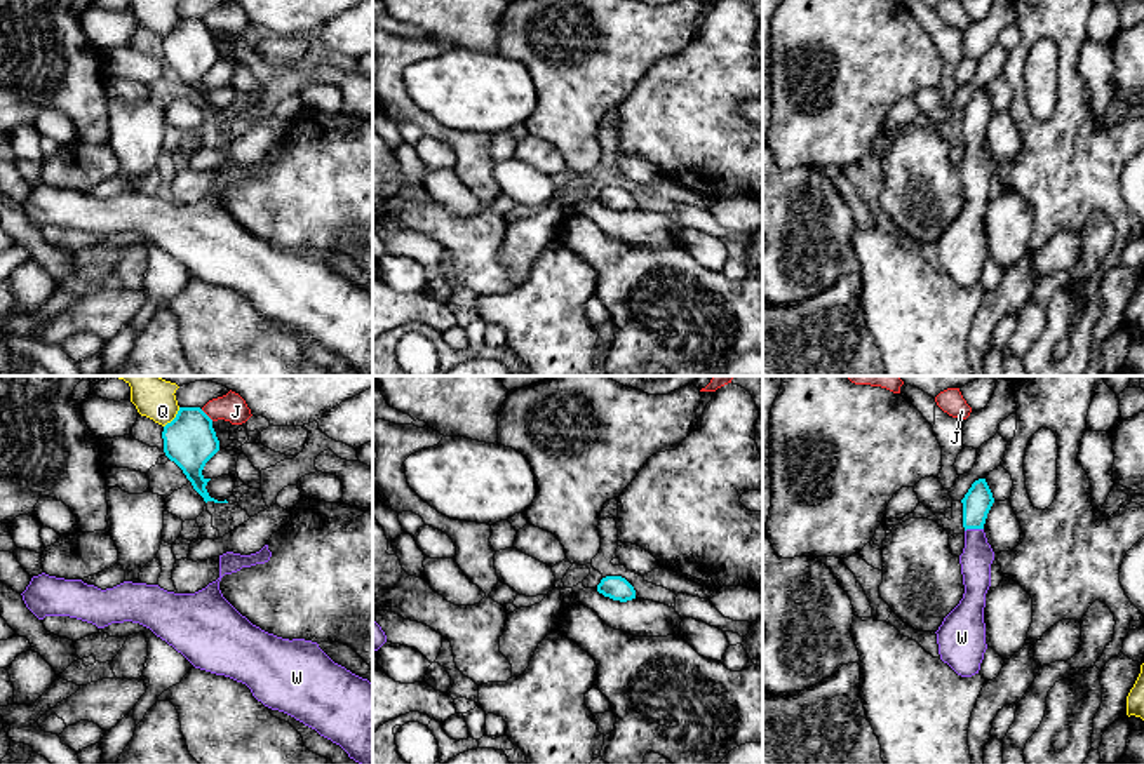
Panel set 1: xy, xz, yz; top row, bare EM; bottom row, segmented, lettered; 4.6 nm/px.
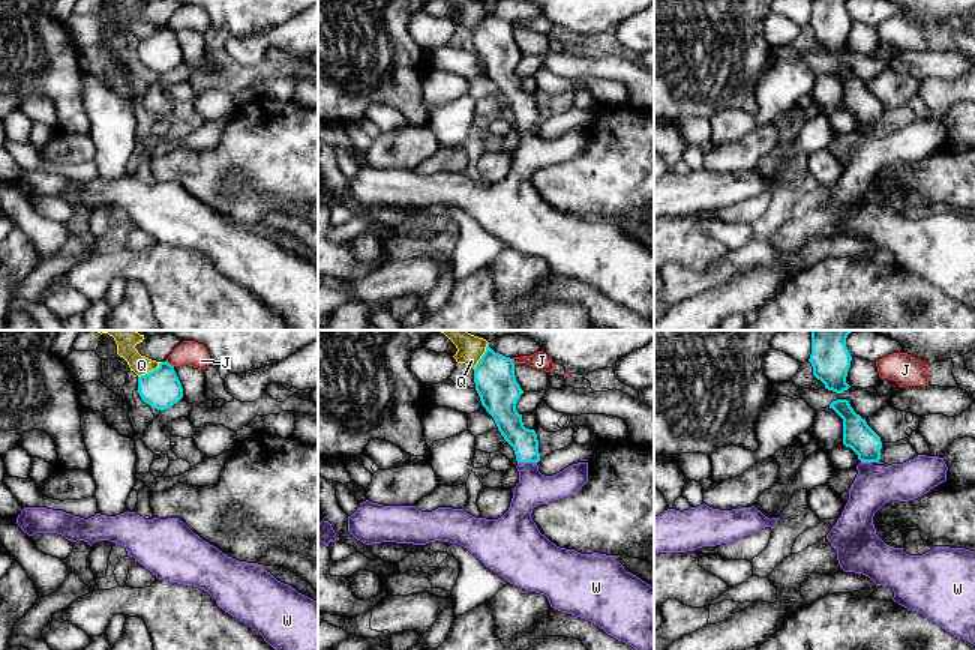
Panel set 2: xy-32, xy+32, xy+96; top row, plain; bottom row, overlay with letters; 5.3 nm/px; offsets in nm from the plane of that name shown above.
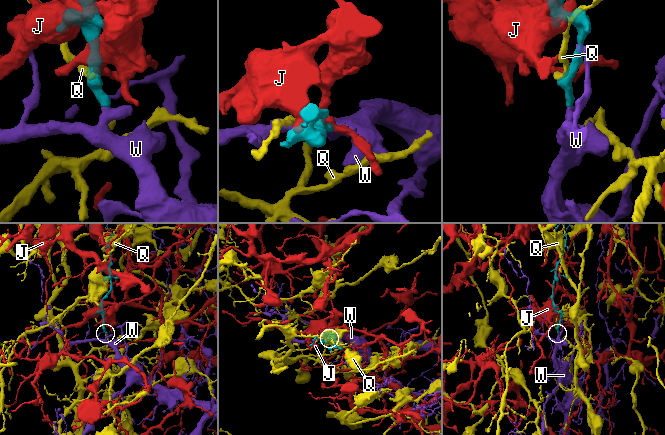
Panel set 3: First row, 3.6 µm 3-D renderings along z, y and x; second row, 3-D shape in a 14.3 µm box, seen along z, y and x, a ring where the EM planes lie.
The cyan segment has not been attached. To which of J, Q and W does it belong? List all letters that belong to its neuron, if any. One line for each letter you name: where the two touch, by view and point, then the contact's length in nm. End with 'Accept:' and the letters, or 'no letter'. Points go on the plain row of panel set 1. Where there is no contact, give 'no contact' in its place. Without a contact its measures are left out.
W: yz (974, 138) | 90 nm
Accept: W

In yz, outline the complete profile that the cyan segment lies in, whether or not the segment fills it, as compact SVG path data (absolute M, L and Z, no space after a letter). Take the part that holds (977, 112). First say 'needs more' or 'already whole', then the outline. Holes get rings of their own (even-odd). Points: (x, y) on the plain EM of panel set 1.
needs more; M986 89L972 94L963 113L965 158L959 165L965 204L939 237L939 265L958 285L979 284L986 254L984 218L991 197L994 162L987 153L984 134L994 113Z

